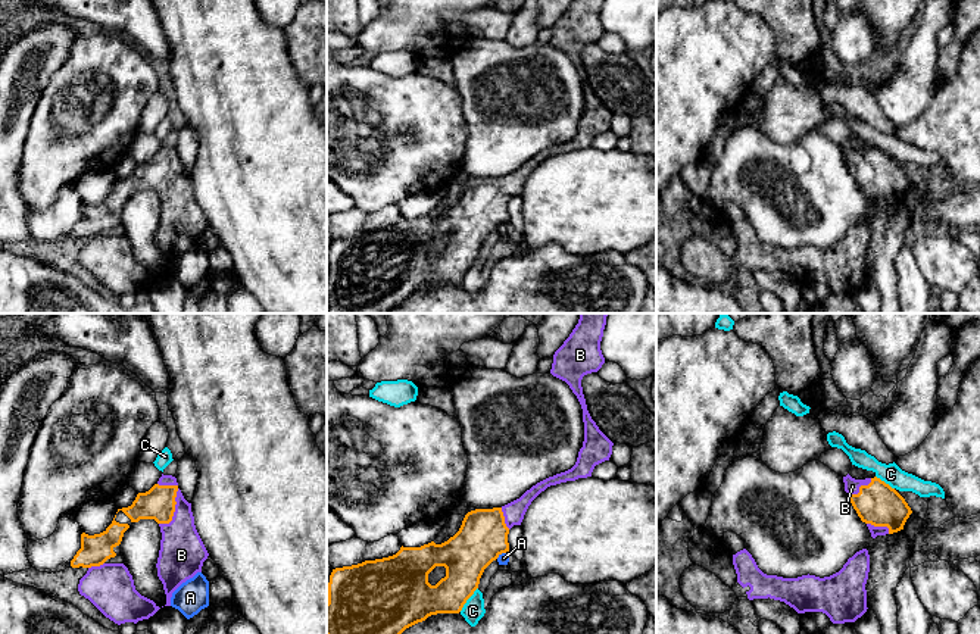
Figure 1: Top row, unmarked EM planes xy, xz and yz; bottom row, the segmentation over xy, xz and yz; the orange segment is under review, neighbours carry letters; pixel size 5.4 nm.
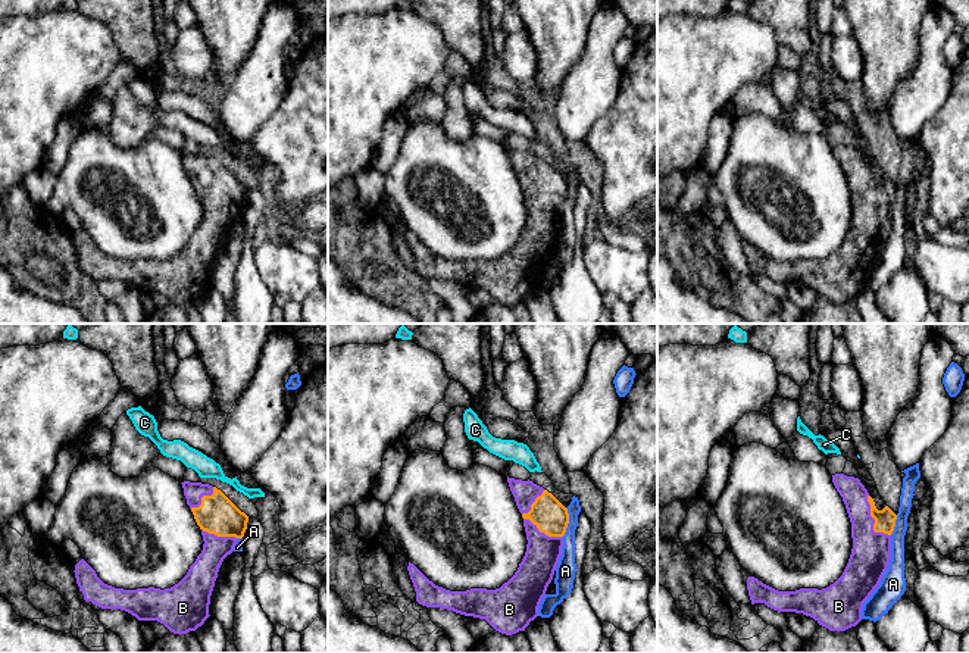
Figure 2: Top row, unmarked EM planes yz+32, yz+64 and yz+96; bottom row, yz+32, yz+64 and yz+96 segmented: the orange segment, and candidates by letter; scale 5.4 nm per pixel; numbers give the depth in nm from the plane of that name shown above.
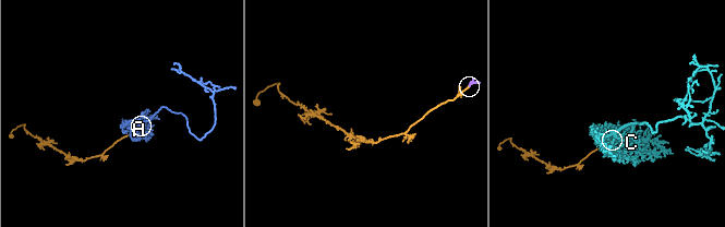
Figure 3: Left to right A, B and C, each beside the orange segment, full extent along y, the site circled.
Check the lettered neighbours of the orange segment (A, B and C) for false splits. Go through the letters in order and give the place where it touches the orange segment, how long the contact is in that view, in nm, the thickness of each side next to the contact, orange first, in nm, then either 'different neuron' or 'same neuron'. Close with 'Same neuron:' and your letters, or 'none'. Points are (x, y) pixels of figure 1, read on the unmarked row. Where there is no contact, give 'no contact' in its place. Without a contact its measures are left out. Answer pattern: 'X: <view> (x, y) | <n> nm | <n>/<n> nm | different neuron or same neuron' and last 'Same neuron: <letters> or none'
A: xz (501, 224) | 70 nm | 280/60 nm | different neuron
B: xy (174, 181) | 220 nm | 180/240 nm | same neuron
C: xz (468, 268) | 170 nm | 260/120 nm | different neuron
Same neuron: B

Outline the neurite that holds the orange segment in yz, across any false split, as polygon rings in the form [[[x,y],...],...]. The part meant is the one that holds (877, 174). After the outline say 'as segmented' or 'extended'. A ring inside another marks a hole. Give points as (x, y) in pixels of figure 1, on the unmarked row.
[[[848,144],[843,153],[853,179],[873,209],[903,200],[912,181],[895,159],[877,147],[855,150]]]; extended

